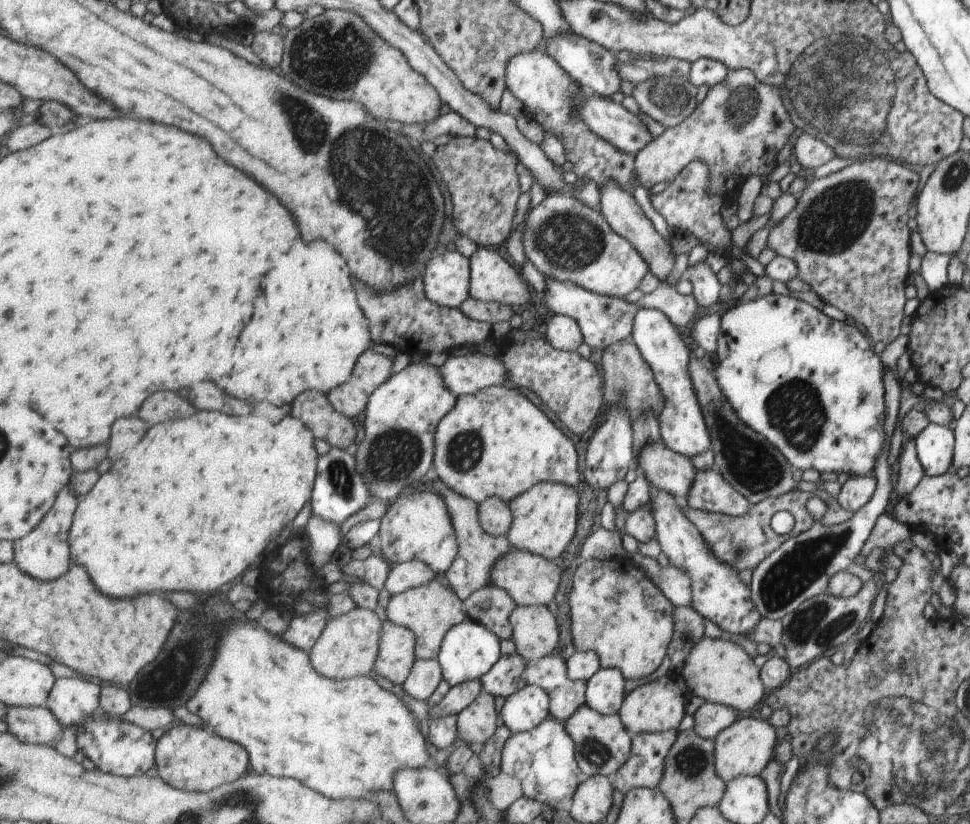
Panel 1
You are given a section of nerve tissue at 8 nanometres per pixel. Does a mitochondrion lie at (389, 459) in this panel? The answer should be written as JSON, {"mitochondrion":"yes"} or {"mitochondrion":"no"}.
{"mitochondrion":"yes"}

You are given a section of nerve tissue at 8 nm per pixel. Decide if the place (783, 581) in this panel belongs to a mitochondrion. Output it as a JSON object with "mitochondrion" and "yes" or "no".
{"mitochondrion":"yes"}

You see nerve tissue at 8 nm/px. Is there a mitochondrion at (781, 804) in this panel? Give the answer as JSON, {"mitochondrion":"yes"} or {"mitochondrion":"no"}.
{"mitochondrion":"no"}

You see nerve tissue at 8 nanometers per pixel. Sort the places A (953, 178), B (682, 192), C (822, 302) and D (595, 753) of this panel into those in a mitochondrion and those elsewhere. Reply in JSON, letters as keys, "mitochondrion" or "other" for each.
{"A":"mitochondrion","B":"other","C":"other","D":"mitochondrion"}

